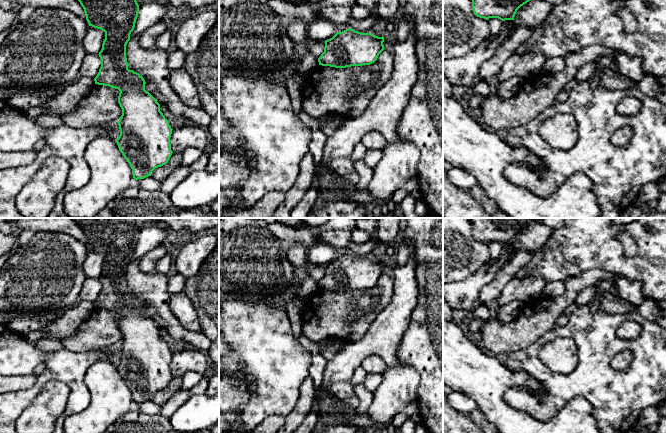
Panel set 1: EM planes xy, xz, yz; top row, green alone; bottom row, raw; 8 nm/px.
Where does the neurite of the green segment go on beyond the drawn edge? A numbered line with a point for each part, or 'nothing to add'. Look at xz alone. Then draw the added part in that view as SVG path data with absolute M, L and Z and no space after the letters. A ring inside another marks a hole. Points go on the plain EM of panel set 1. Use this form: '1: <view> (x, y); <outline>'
nothing to add

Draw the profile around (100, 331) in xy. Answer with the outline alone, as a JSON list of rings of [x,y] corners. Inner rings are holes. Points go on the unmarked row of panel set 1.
[[[95,308],[72,336],[61,341],[64,349],[83,353],[117,347],[122,339],[119,317],[118,313]]]

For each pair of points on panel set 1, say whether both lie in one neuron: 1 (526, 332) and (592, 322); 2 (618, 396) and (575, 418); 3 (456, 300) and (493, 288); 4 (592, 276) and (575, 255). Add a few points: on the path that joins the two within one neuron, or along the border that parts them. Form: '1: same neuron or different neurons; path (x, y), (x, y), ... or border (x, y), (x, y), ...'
1: different neurons; border (552, 328), (544, 332), (533, 342)
2: different neurons; border (573, 396), (582, 396), (590, 404), (596, 422)
3: different neurons; border (496, 275), (483, 287), (477, 301)
4: different neurons; border (610, 272), (586, 269), (565, 279)

